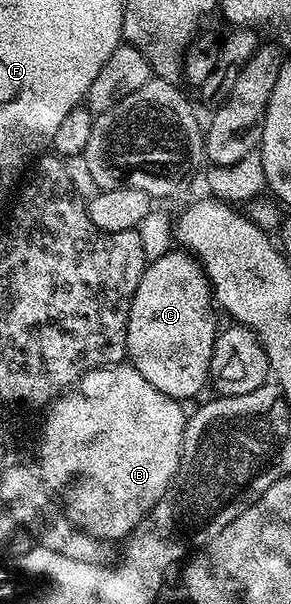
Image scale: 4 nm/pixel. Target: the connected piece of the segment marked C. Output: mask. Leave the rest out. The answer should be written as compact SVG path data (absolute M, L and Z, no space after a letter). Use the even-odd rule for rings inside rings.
M169 251L151 260L136 287L126 328L126 355L156 391L186 403L210 379L210 360L216 336L216 302L210 280L195 257L185 251Z

